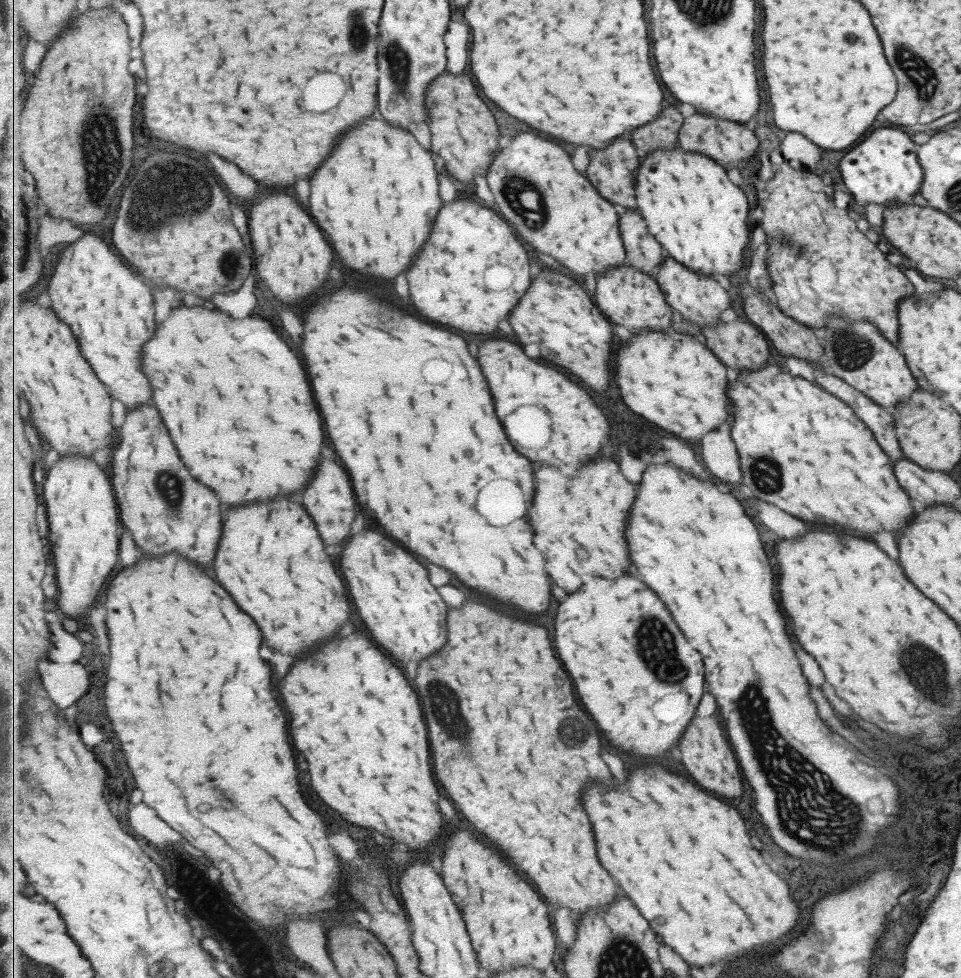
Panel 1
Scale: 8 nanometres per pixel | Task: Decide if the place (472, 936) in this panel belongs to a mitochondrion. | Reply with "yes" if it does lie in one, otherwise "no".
no

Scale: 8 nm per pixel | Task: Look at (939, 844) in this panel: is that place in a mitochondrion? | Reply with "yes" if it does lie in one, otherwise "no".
no

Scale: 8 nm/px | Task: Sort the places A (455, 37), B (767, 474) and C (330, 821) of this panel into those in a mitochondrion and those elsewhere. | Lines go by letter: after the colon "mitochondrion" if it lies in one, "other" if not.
A: other
B: mitochondrion
C: other

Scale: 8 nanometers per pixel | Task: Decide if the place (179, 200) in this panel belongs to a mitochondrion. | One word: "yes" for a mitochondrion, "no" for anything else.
yes

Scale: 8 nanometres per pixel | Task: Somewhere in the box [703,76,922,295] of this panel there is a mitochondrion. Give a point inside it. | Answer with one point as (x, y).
(786, 240)

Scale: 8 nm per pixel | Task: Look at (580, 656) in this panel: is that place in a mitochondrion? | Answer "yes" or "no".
no

